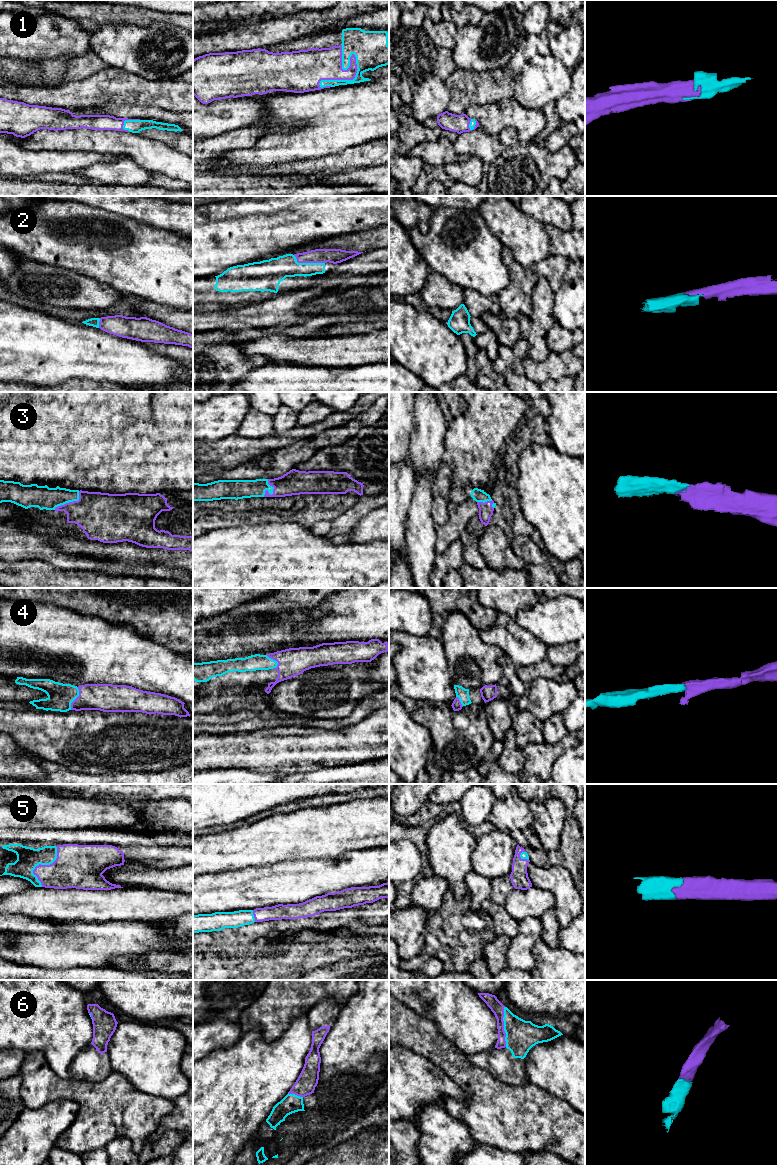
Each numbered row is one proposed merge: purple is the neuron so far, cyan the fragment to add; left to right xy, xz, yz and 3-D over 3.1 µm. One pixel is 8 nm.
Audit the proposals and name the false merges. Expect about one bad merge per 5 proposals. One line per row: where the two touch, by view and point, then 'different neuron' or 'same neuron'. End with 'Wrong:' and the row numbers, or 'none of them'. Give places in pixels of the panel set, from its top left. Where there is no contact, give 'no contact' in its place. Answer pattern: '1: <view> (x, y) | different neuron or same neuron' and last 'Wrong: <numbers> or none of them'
1: xz (345, 79) | same neuron
2: xz (308, 262) | same neuron
3: xy (70, 502) | same neuron
4: xy (76, 698) | same neuron
5: xy (42, 865) | same neuron
6: yz (503, 1026) | same neuron
Wrong: none of them

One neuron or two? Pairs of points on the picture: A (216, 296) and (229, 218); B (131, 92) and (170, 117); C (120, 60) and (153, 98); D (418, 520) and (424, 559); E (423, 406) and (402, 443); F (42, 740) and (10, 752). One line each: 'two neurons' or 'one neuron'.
A: two neurons
B: two neurons
C: two neurons
D: one neuron
E: two neurons
F: two neurons

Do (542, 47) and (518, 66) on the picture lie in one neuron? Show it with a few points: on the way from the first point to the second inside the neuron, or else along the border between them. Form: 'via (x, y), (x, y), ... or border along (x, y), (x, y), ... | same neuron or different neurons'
via (535, 47), (522, 59) | same neuron

